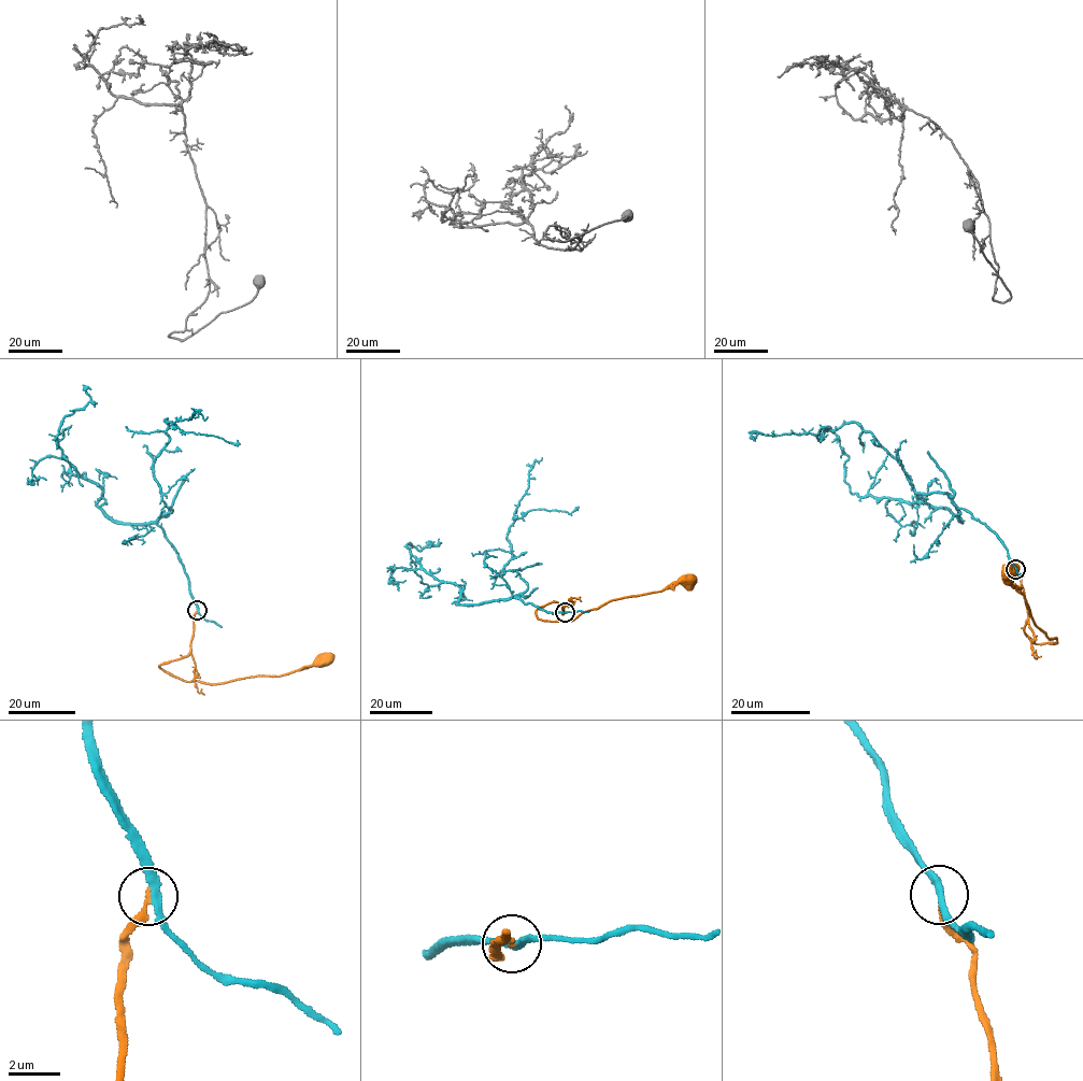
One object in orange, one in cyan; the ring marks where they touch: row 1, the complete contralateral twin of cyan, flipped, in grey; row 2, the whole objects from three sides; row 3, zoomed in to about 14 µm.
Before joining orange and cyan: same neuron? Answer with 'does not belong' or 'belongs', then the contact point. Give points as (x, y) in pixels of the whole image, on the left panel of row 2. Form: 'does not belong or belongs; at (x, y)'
belongs; at (197, 610)

